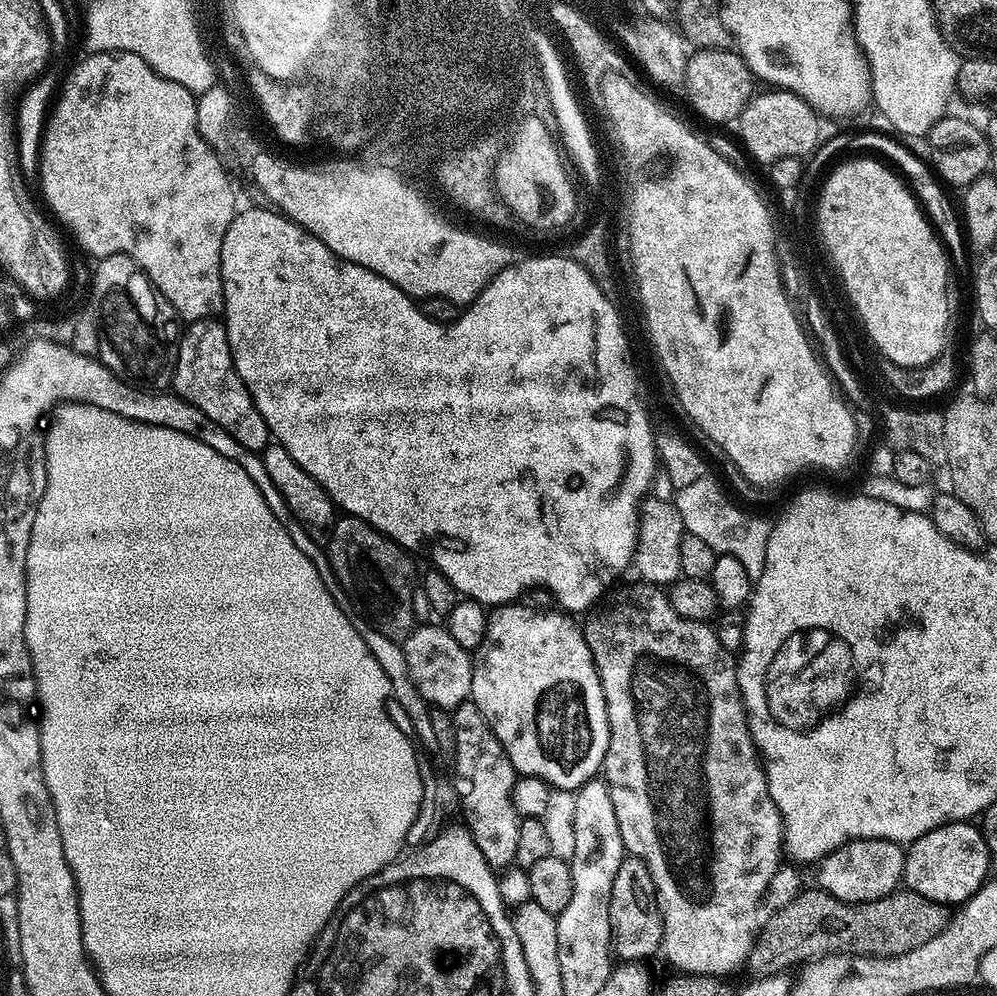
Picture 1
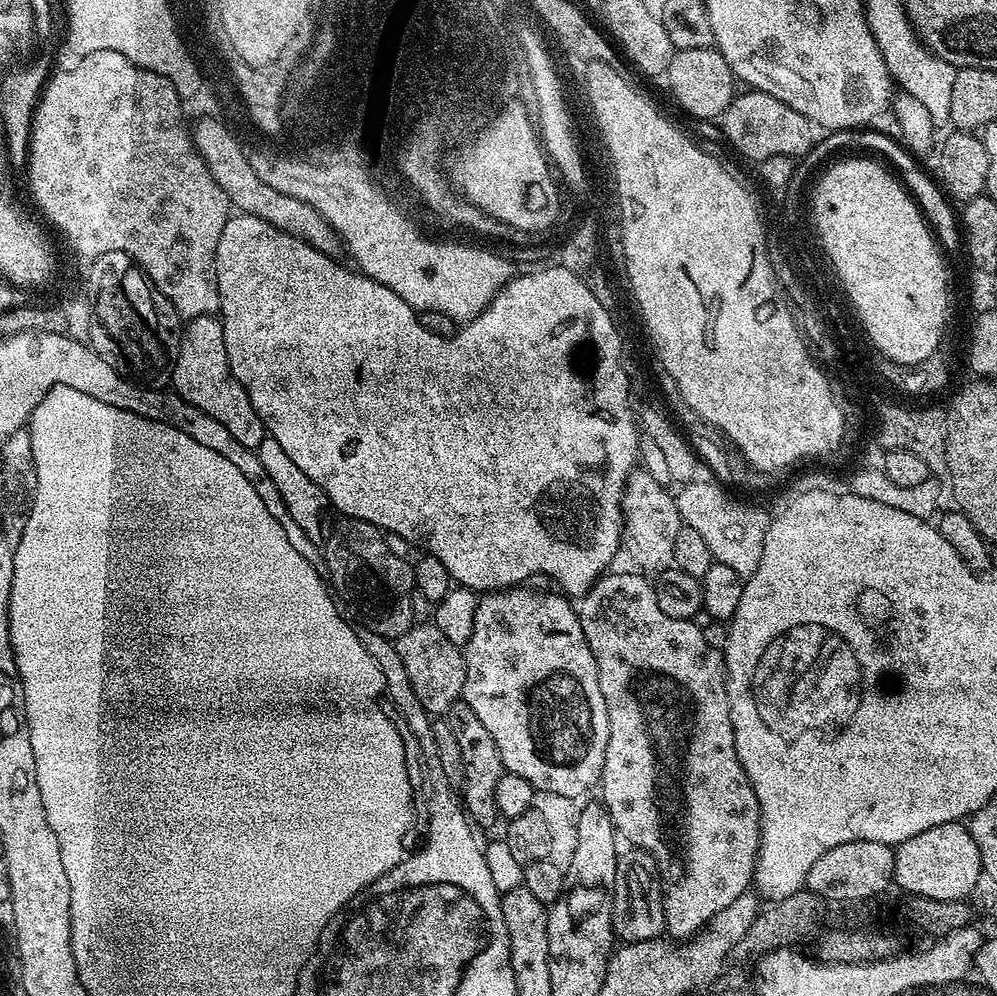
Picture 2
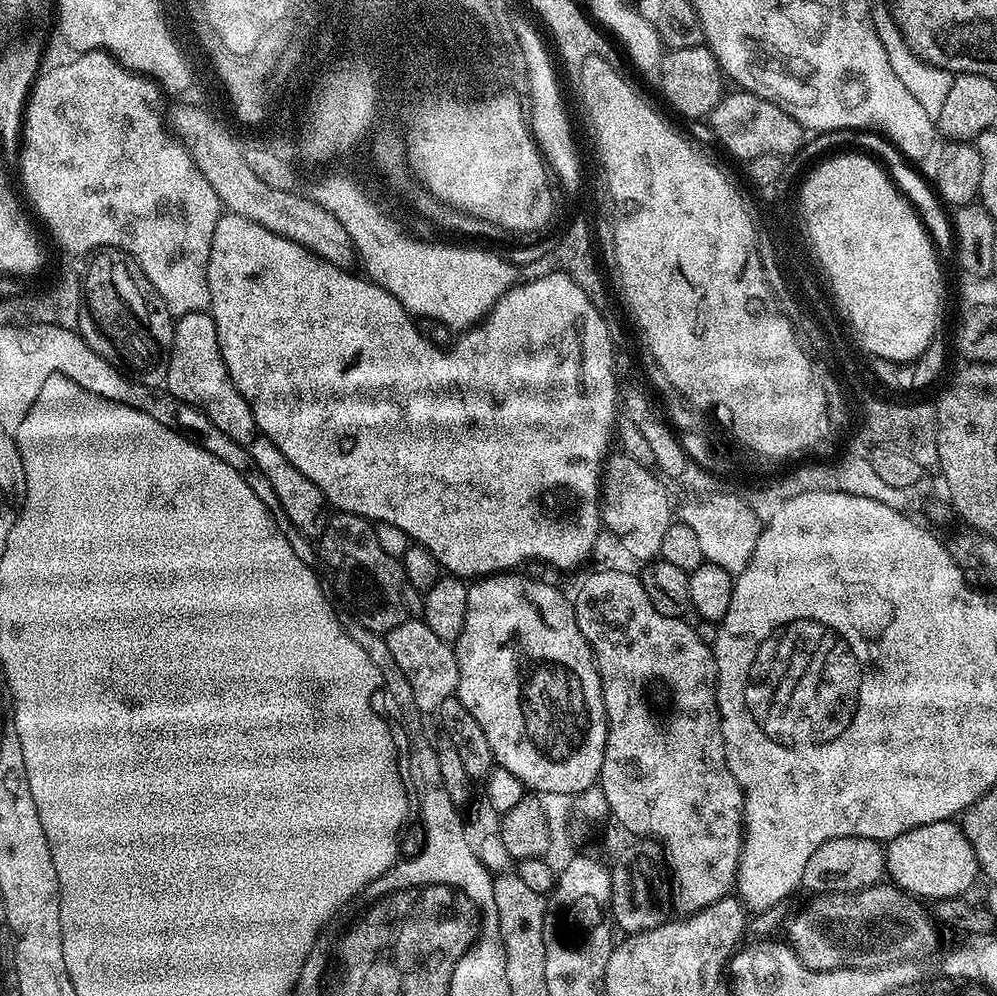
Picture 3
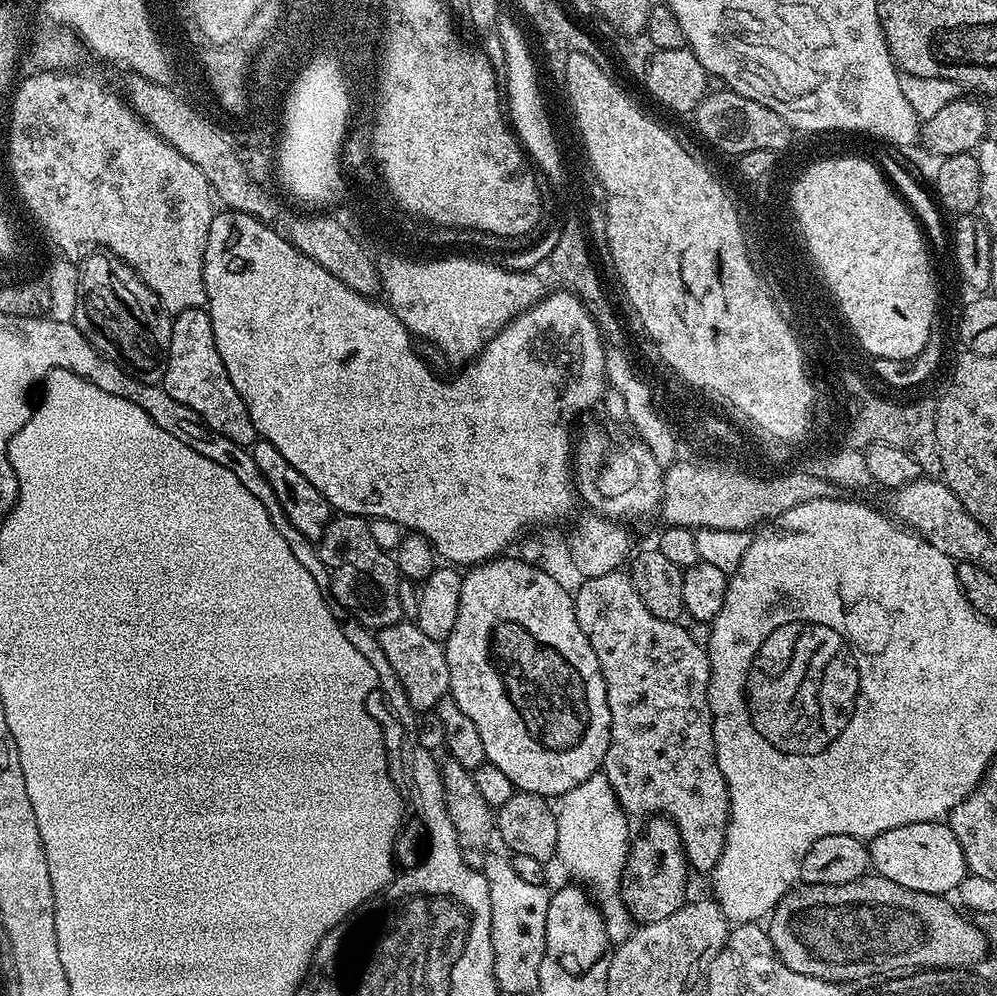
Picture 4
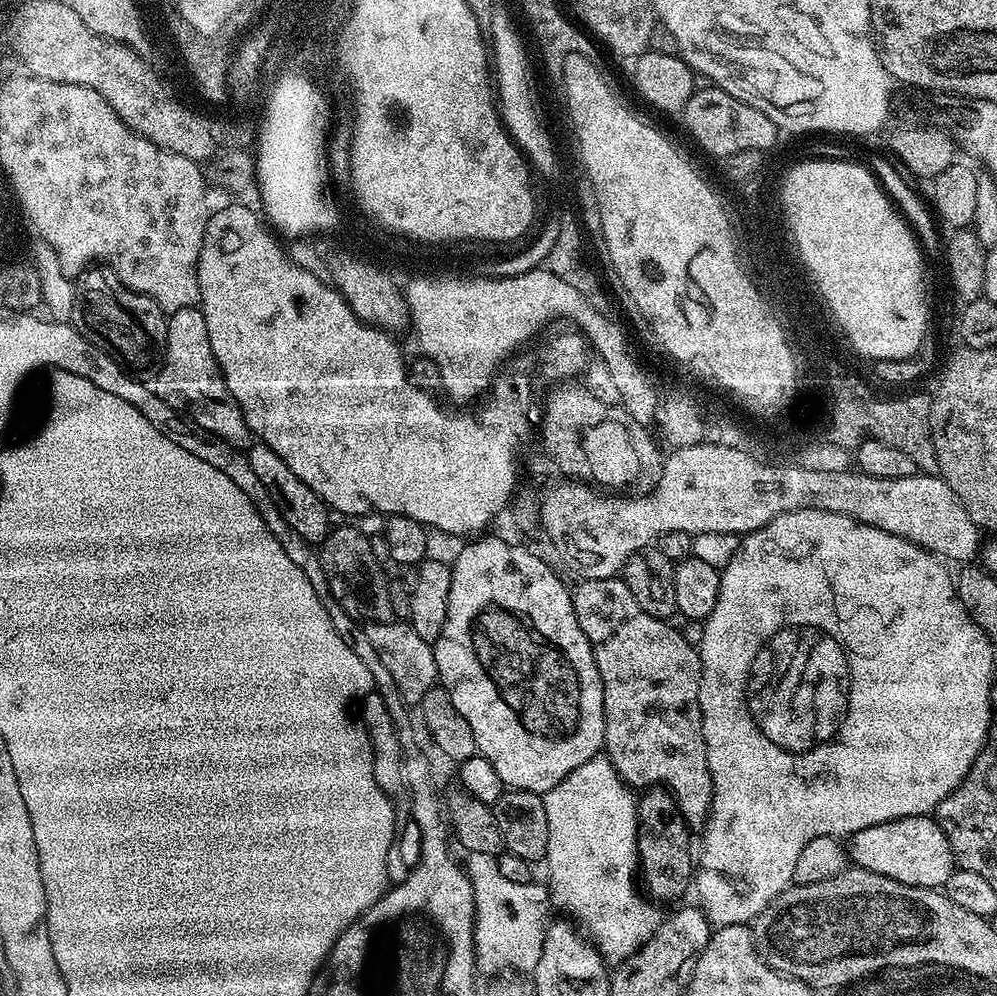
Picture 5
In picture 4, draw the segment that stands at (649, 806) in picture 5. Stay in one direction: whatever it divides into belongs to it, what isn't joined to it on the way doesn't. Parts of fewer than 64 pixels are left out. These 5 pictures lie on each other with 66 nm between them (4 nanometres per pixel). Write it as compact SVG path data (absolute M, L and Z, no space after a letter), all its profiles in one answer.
M655 815L643 821L644 829L631 837L628 864L620 879L620 897L637 925L661 921L682 907L689 899L688 855L684 853L676 823L667 816Z

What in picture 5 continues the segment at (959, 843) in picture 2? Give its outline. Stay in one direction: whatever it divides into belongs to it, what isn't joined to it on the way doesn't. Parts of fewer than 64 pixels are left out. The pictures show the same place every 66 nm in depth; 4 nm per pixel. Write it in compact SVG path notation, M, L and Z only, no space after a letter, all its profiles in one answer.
M931 815L907 816L853 832L847 841L846 852L857 868L919 888L939 889L957 867L950 842Z

